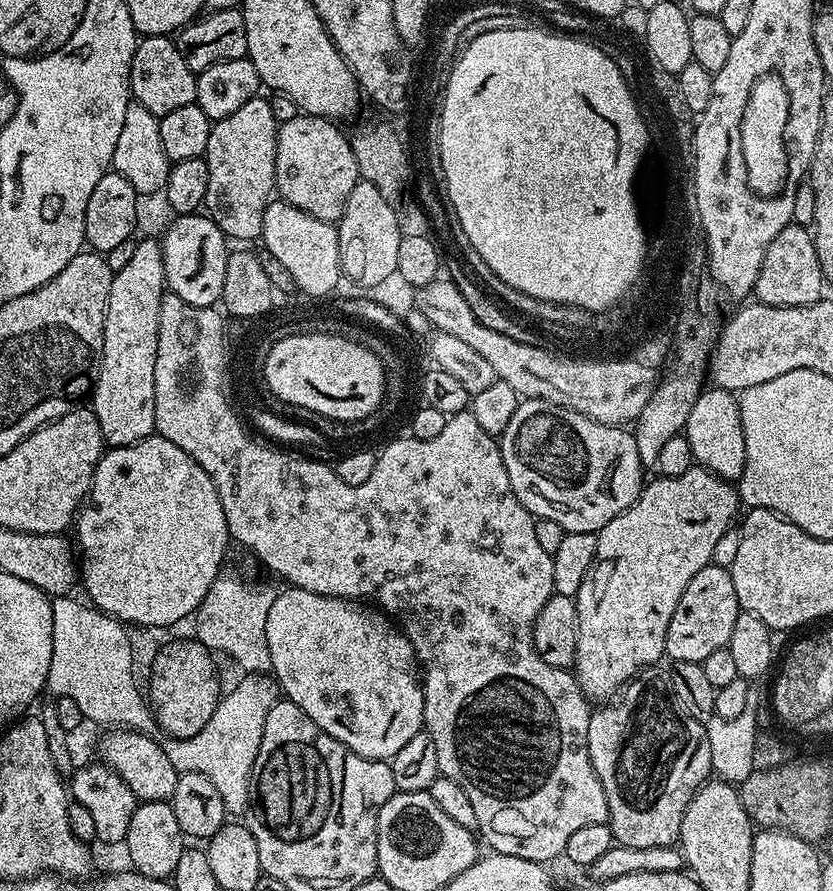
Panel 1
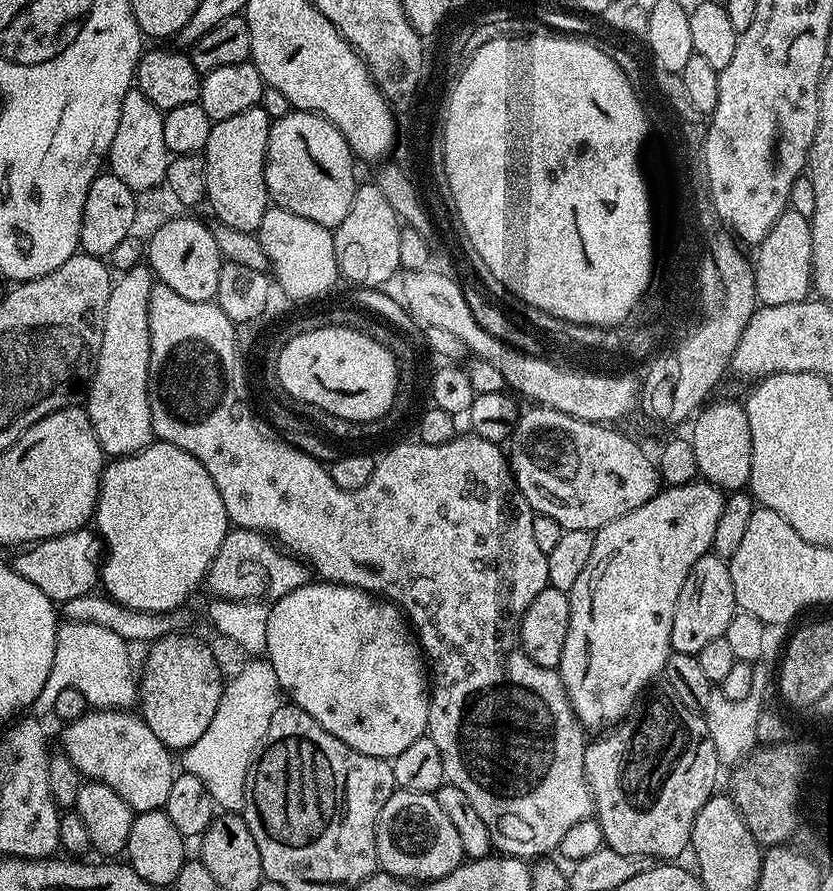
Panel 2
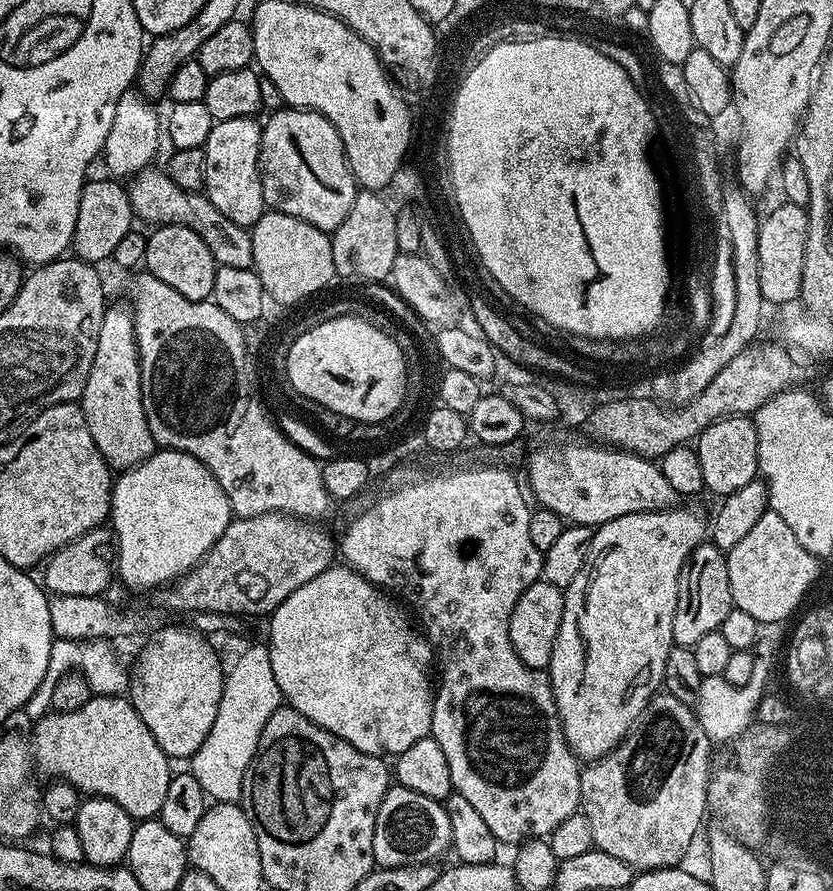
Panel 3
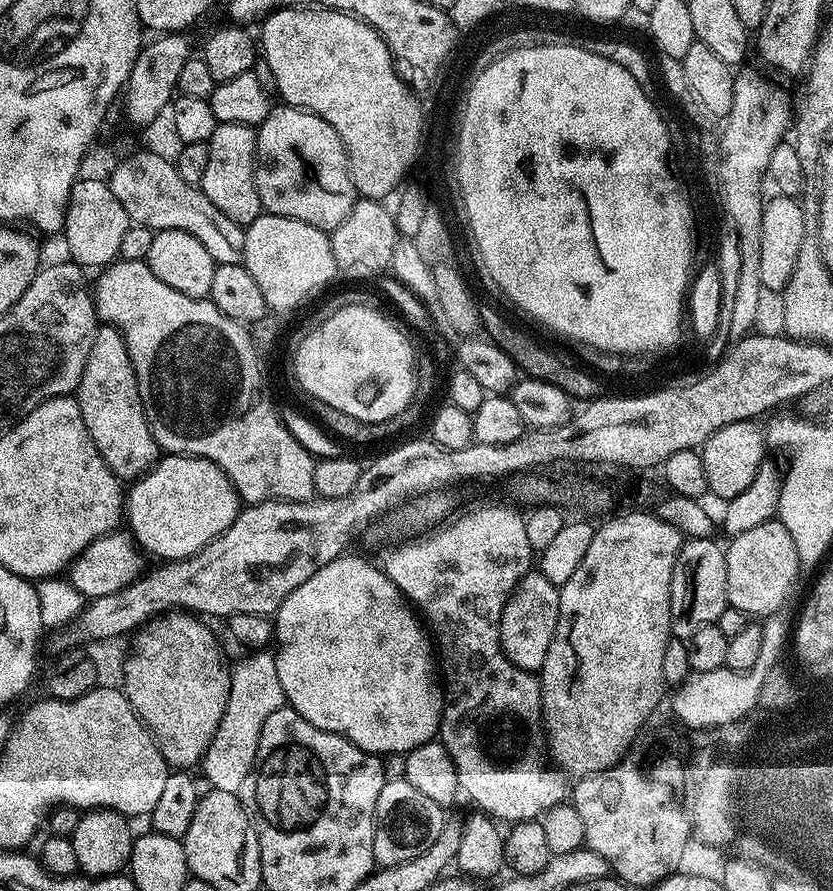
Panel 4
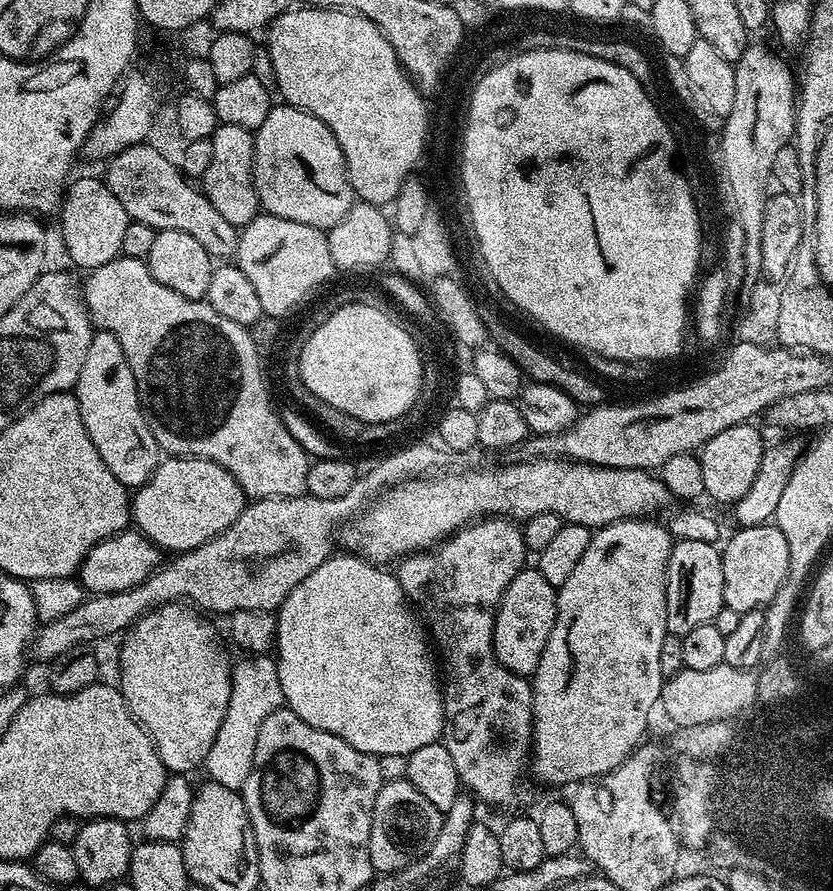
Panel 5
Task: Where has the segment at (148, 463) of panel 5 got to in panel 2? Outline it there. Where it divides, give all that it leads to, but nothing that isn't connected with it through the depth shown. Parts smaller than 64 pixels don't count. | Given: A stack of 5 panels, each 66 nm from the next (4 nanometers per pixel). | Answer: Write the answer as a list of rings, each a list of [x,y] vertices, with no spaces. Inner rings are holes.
[[[147,263],[134,266],[129,272],[119,273],[110,290],[110,302],[106,302],[106,318],[102,326],[102,350],[98,354],[96,372],[86,393],[86,411],[90,426],[102,446],[105,457],[132,456],[153,443],[150,398],[148,397],[148,371],[150,370],[150,290],[154,283],[151,268]]]

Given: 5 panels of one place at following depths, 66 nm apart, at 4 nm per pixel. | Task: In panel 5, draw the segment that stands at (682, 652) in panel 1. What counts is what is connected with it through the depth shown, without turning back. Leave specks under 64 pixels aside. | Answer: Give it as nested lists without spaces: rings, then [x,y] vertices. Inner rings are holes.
[[[676,540],[668,559],[666,582],[666,622],[669,633],[680,637],[690,634],[694,626],[713,623],[718,610],[723,608],[725,606],[721,549],[706,542]]]

